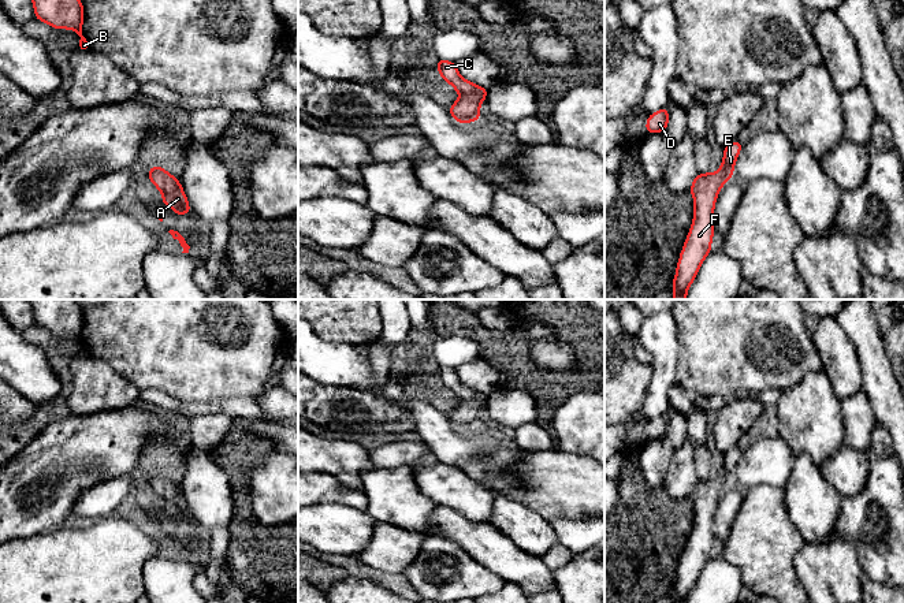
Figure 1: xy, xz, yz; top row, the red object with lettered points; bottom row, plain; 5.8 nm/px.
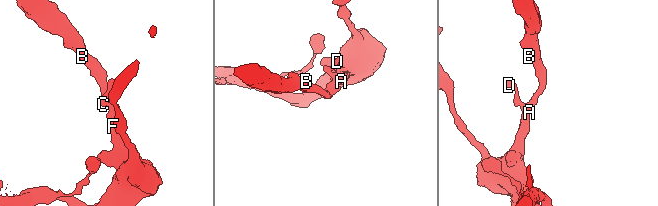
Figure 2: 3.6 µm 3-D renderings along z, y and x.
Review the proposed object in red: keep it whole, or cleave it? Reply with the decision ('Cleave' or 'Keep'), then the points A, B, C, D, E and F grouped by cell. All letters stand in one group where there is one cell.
Keep. Groups: A B C D E F

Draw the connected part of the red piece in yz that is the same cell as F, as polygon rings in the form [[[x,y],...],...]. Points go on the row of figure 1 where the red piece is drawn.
[[[734,139],[723,148],[723,160],[717,172],[697,174],[691,185],[693,196],[693,222],[682,246],[676,276],[672,283],[674,297],[672,299],[687,299],[687,291],[693,283],[702,263],[711,252],[714,235],[714,206],[719,189],[733,178],[733,170],[743,144]]]

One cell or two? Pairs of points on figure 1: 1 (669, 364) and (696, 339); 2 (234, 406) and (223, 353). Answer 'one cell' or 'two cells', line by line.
1: two cells
2: two cells

